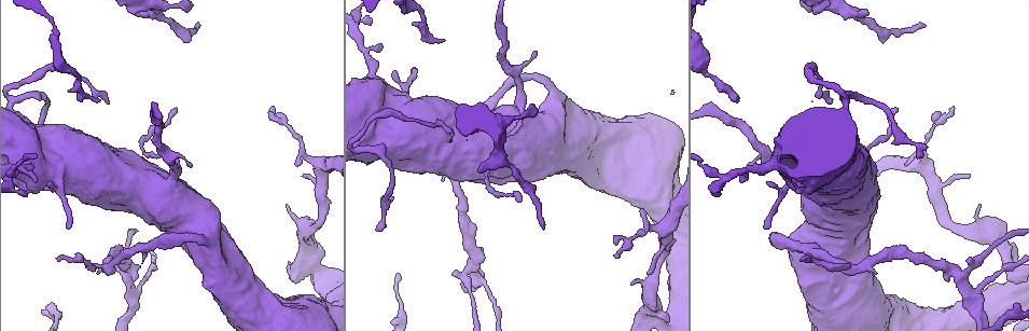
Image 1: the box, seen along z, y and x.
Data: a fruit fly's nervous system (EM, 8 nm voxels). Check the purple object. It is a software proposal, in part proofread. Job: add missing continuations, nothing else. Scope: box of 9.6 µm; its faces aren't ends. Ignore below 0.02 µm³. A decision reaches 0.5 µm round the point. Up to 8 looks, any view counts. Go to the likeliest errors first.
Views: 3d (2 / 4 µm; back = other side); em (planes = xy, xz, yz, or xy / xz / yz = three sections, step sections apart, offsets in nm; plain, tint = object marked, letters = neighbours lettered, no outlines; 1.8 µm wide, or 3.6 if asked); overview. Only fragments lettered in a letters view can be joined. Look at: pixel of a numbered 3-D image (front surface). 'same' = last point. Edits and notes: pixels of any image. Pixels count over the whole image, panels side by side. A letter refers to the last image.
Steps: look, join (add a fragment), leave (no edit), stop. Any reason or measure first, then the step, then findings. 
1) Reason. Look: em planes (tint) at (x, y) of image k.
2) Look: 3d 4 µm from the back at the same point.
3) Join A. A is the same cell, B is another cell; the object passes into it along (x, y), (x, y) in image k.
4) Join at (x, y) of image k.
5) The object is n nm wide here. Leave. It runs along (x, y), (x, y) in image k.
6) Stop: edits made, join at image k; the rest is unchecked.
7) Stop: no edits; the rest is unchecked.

Tapers out. Look: em planes (letters) at (542, 227) of image 1.

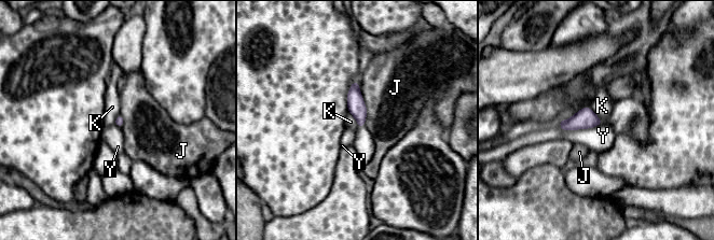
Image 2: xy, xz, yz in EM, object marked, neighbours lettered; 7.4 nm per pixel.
Leave. J, K and Y are other cells; a border runs along (348, 112), (356, 120), (358, 126) in image 2; no lettered fragment goes on from it.

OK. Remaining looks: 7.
An open end. Look: em xy step 8 (letters) at (478, 169) of image 1.

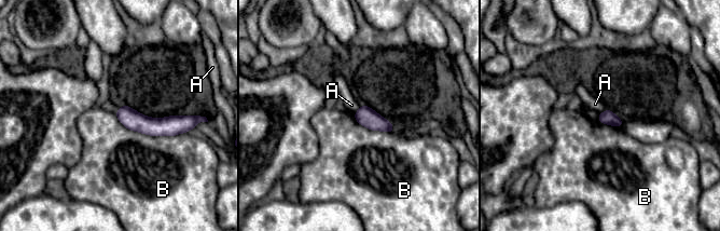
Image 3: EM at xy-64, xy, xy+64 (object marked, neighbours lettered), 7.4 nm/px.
Look: em planes (letters) at the same point.

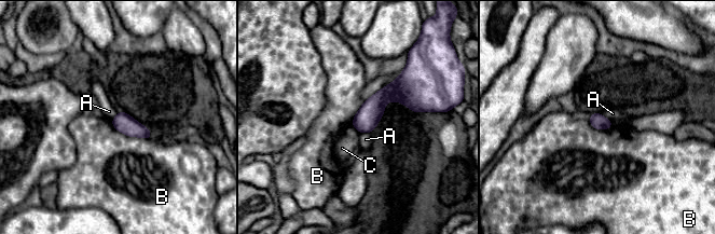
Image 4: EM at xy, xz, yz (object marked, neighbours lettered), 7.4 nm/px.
The longest contact is with B, 320 nm. Leave. A, B and C are other cells; none of them fits.

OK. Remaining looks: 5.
A fork. Look: 3d 2 µm from the back at (109, 269) of image 1.

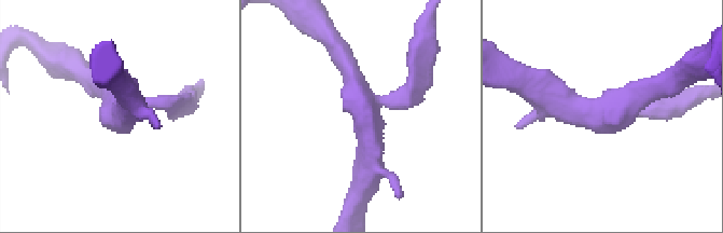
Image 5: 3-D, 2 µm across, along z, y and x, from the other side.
3 arms meet here; the arms are 170, 220, 220 nm wide; need the tissue. Look: em xy step 4 (tint) at (365, 109) of image 5.

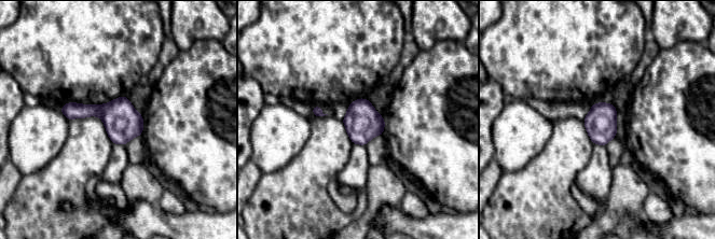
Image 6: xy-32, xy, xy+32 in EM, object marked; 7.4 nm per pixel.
Another direction. Look: em xz step 8 (letters) at the same point.

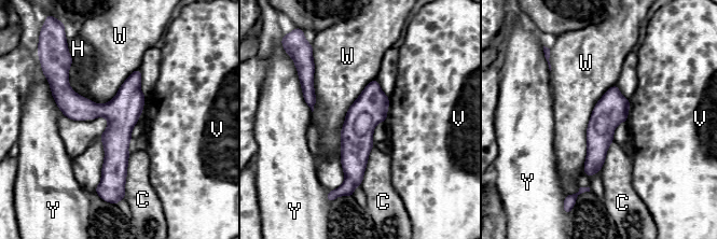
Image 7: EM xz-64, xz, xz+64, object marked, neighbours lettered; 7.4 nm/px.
Leave. C, H, V, W and Y are other cells; it runs along (137, 73), (115, 138), (110, 183) in image 7; none of them fits.

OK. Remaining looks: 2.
Stop: no edits; the rest is unchecked.

